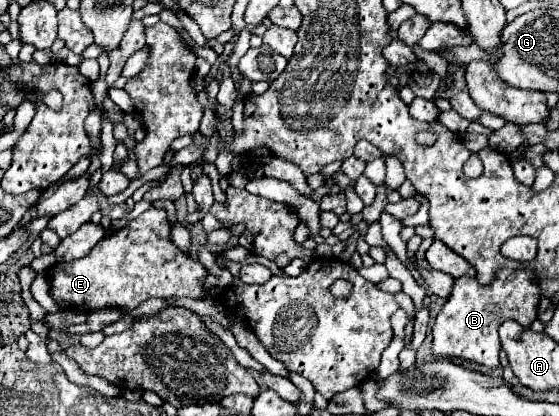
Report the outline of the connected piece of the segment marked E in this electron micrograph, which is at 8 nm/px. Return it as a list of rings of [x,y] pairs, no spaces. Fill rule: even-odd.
[[[149,209],[137,219],[129,221],[117,233],[105,235],[87,257],[73,263],[55,263],[49,269],[51,297],[67,301],[77,311],[95,311],[103,307],[135,309],[151,297],[193,297],[203,299],[207,269],[187,257],[171,243],[171,229],[165,209]]]

